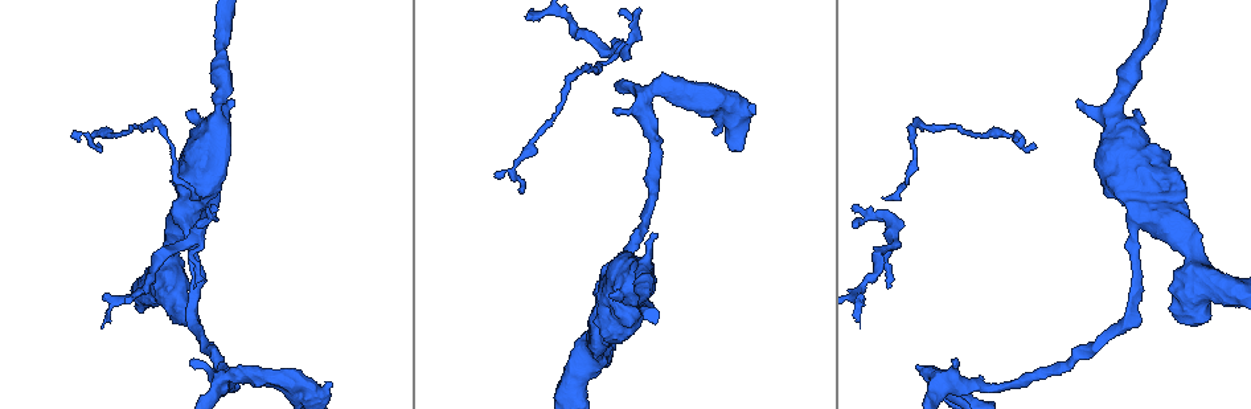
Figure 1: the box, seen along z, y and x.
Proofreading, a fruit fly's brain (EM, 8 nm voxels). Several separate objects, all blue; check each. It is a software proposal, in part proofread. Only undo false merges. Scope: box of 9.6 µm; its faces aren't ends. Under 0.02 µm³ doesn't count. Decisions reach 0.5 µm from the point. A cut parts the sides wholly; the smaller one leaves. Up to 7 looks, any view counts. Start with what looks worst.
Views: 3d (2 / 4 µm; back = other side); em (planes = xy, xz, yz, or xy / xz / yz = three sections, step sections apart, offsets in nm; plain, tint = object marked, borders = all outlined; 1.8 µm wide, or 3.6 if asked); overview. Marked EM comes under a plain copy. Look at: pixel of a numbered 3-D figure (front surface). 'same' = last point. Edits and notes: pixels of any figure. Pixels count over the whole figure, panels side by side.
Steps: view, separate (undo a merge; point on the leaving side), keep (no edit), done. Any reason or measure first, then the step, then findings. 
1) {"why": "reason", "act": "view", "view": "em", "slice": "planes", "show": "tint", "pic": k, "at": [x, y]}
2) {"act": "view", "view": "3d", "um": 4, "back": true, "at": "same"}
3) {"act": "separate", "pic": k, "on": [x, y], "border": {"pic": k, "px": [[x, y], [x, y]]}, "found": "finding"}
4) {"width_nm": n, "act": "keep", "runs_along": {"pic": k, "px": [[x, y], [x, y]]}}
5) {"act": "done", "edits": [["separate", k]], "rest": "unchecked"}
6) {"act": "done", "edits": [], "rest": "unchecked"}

{"act": "view", "view": "3d", "um": 2, "pic": 1, "at": [946, 384]}

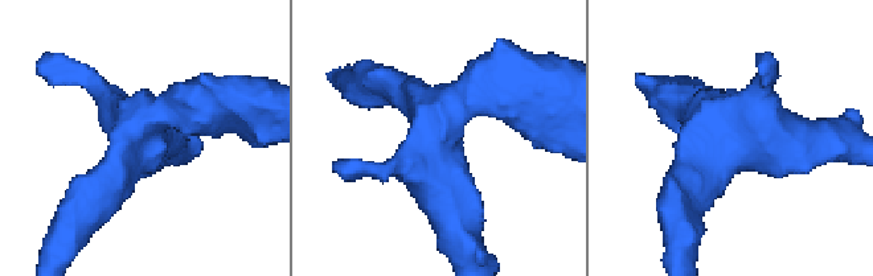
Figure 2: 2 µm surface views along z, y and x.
{"why": "now the EM", "act": "view", "view": "em", "slice": "xy", "step": 16, "show": "tint", "pic": 2, "at": [135, 135]}

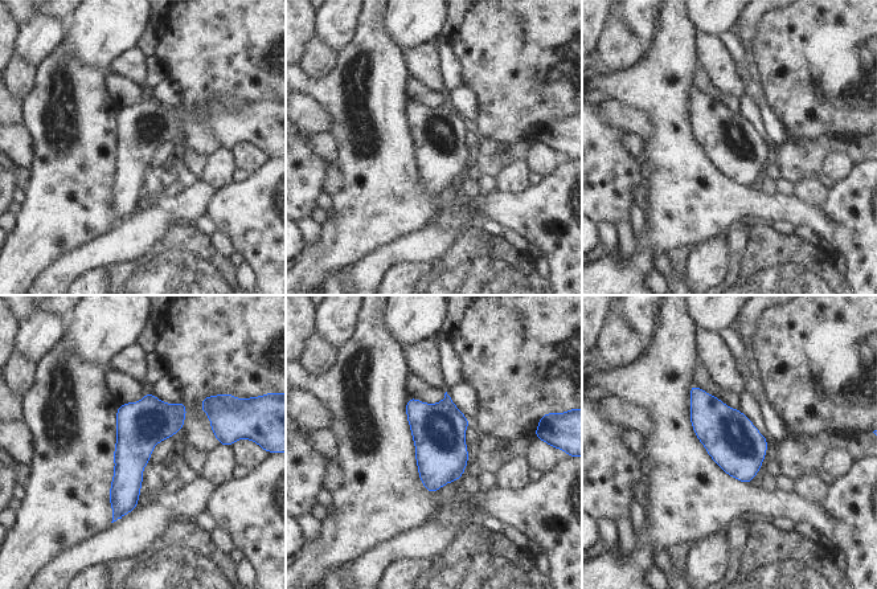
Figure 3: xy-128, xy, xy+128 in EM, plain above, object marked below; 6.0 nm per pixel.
{"why": "cut it another way", "act": "view", "view": "em", "slice": "planes", "show": "borders", "at": "same"}

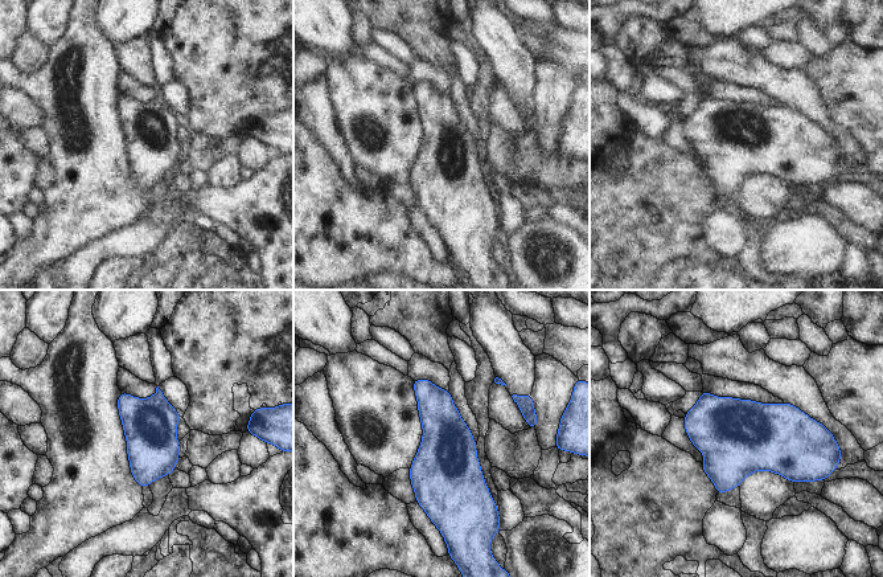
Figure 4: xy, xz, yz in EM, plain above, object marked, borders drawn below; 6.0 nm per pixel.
{"act": "keep", "found": "continuous, no second neuron"}

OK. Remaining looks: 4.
{"why": "sharp bend", "act": "view", "view": "em", "um": 3.6, "slice": "yz", "step": 16, "show": "tint", "pic": 1, "at": [630, 38]}

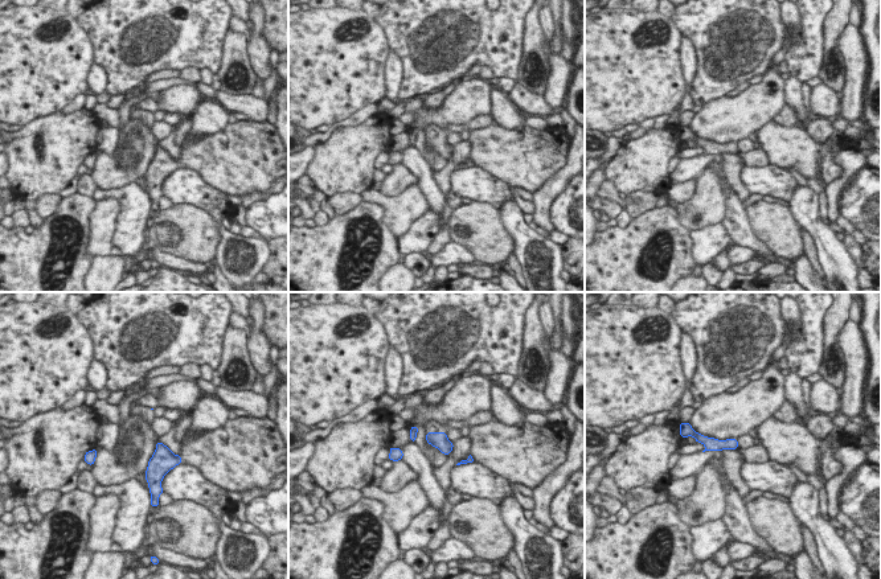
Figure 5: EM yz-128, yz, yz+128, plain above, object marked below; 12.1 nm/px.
{"why": "another direction", "act": "view", "view": "em", "um": 3.6, "slice": "planes", "show": "tint", "at": "same"}

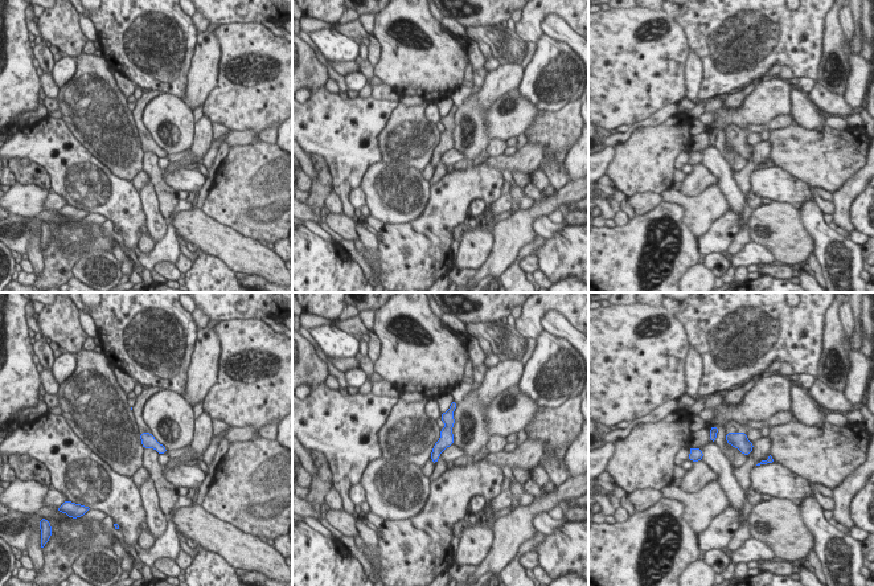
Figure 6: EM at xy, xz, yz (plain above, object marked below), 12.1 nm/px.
{"act": "keep", "runs_along": {"pic": 6, "px": [[450, 413], [446, 439], [434, 457]]}, "found": "one neuron here"}

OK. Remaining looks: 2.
{"act": "view", "view": "3d", "um": 4, "pic": 1, "at": [534, 140]}

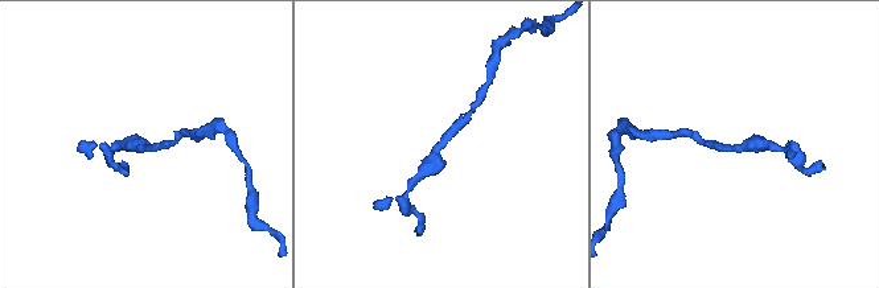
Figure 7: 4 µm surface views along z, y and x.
{"why": "now the EM", "act": "view", "view": "em", "slice": "planes", "show": "borders", "pic": 7, "at": [146, 149]}

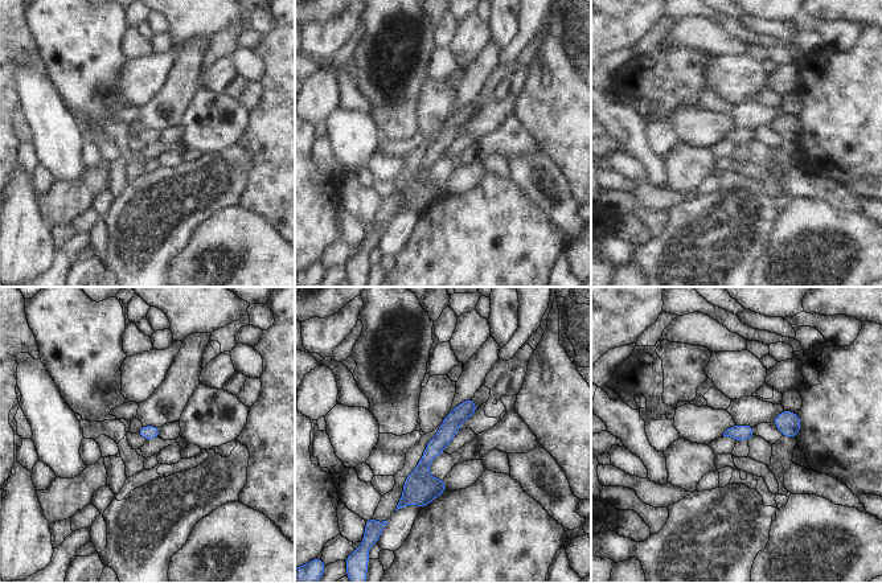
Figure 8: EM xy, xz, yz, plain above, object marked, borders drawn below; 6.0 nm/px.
{"width_nm": 90, "act": "keep", "found": "one neuron here"}

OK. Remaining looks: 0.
{"act": "done", "edits": [], "rest": "unchecked"}

